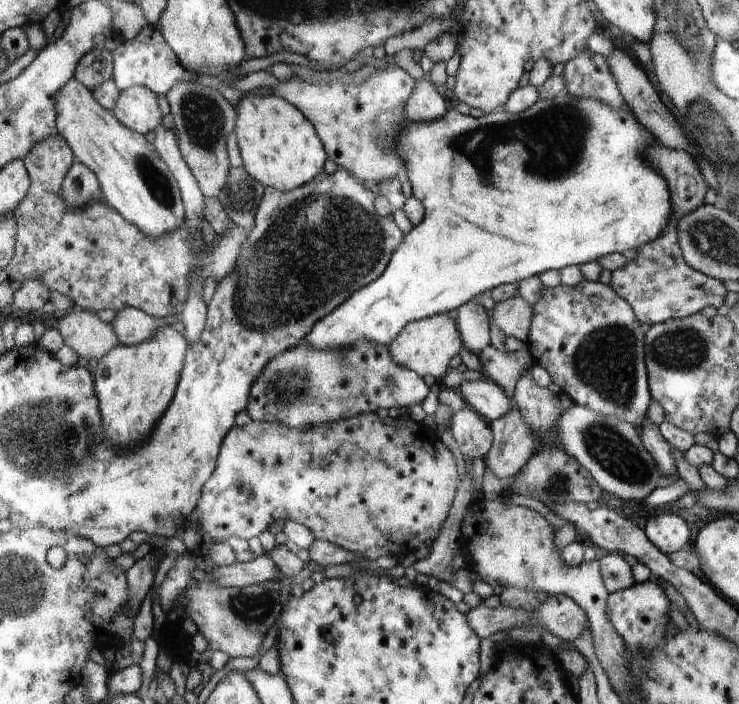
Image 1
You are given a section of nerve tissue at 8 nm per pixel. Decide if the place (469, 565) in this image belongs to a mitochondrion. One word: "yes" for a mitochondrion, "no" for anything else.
no

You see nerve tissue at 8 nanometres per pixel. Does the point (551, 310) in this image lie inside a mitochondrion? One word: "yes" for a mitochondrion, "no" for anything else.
no

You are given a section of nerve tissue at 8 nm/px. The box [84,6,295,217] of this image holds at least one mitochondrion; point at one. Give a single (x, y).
(203, 117)

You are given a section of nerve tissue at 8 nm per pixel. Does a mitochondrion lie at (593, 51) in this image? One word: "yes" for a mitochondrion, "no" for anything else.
no

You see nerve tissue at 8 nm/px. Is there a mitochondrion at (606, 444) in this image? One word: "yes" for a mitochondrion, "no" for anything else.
yes

